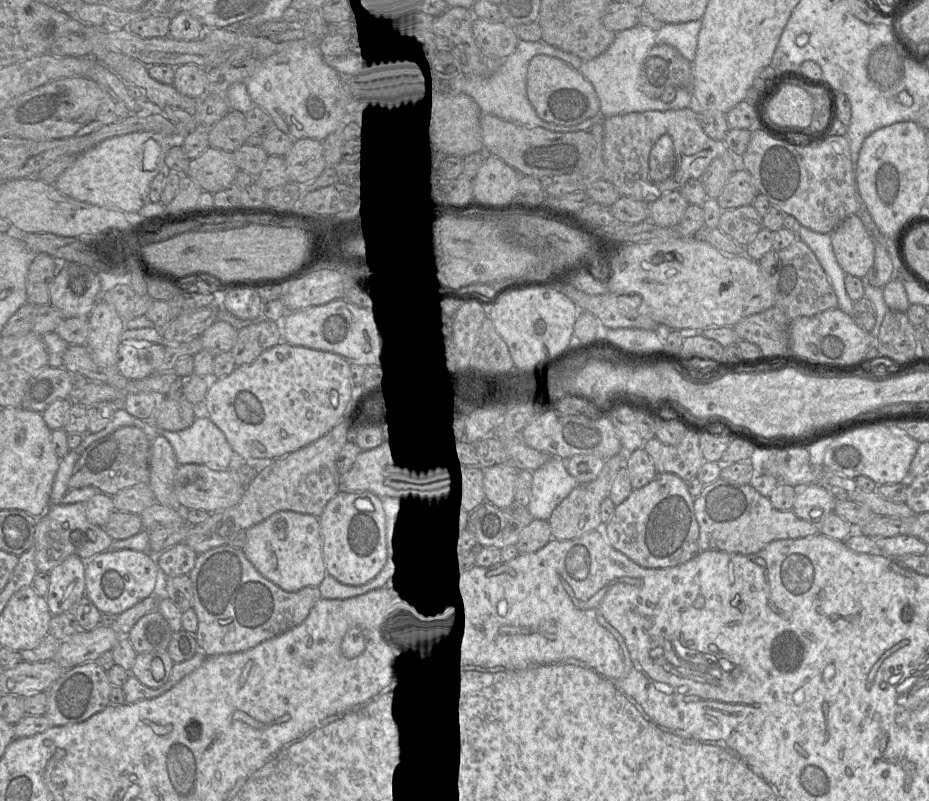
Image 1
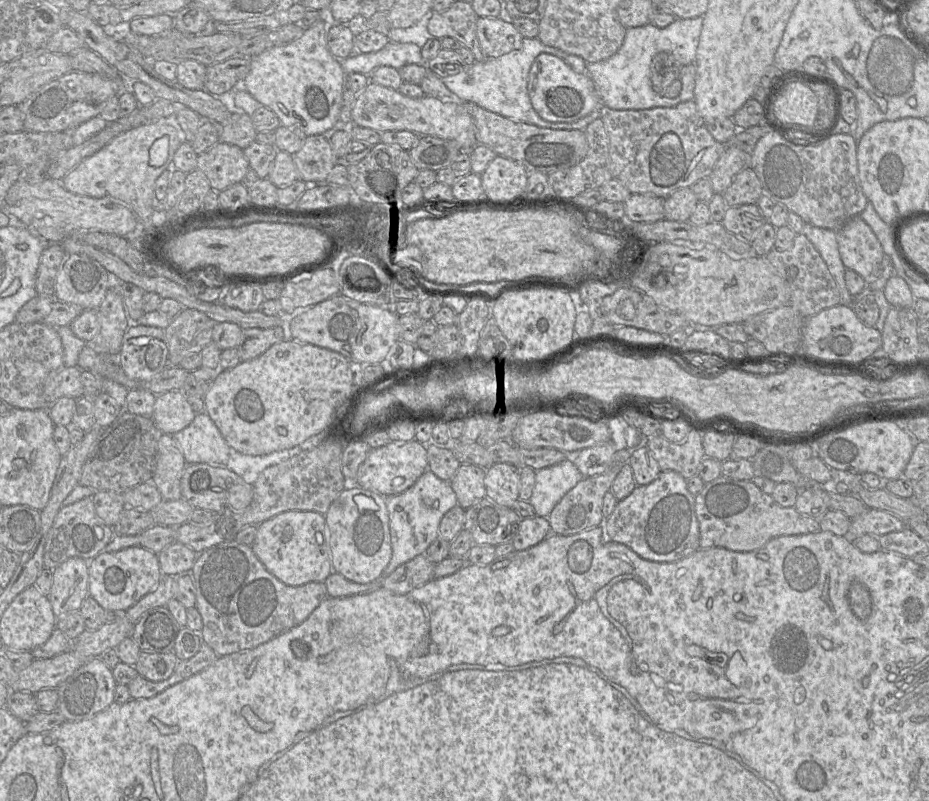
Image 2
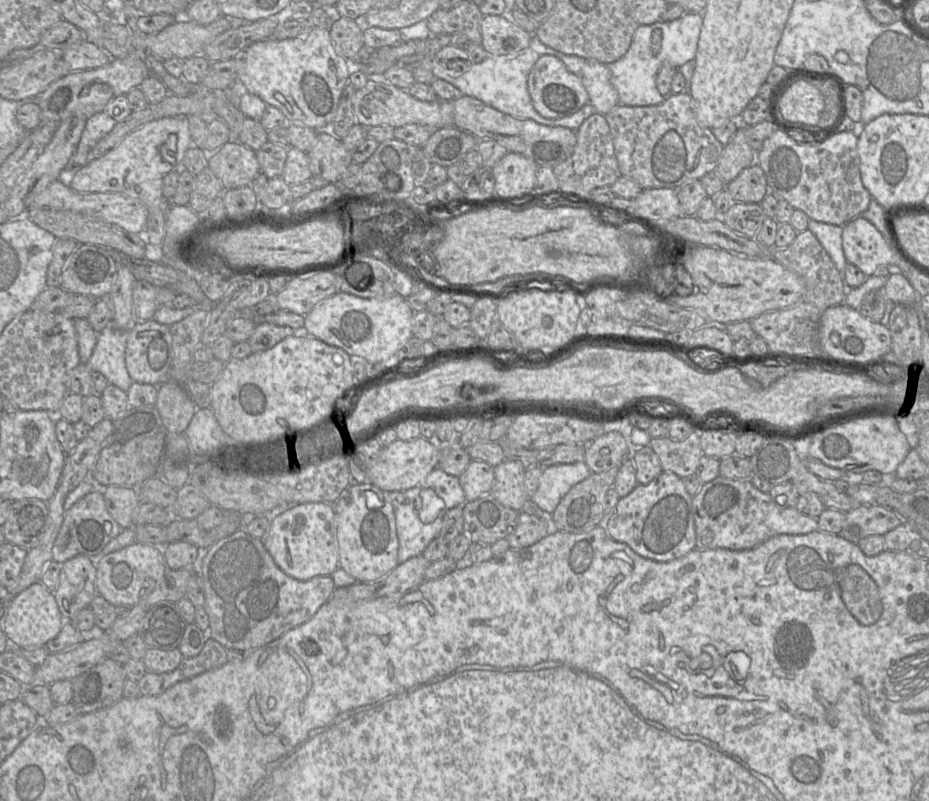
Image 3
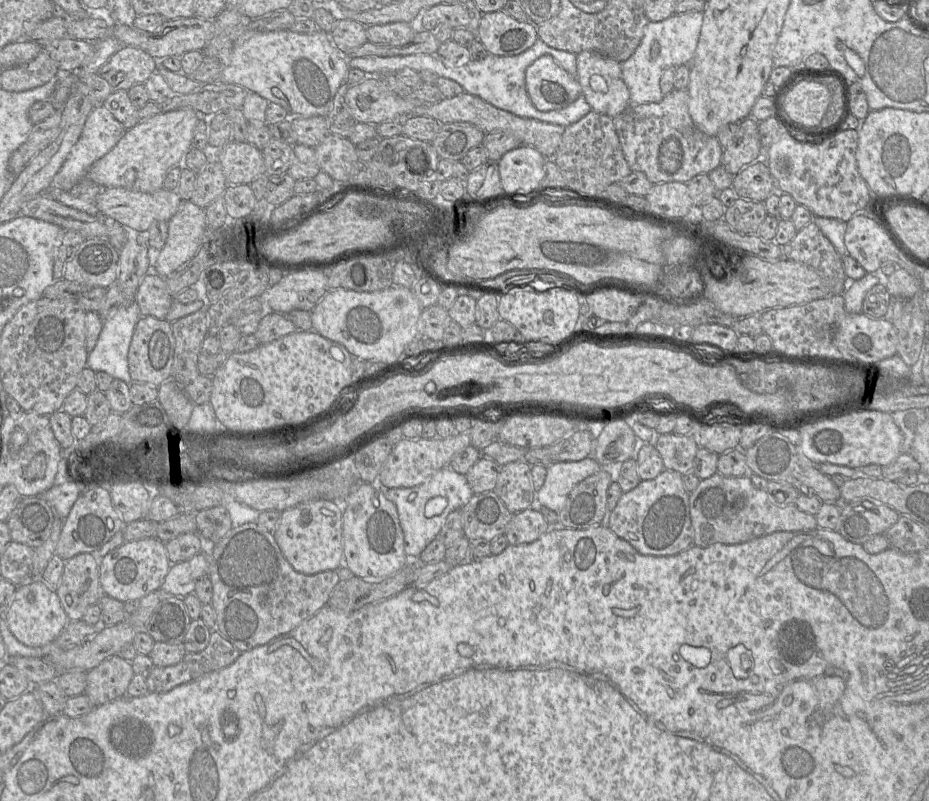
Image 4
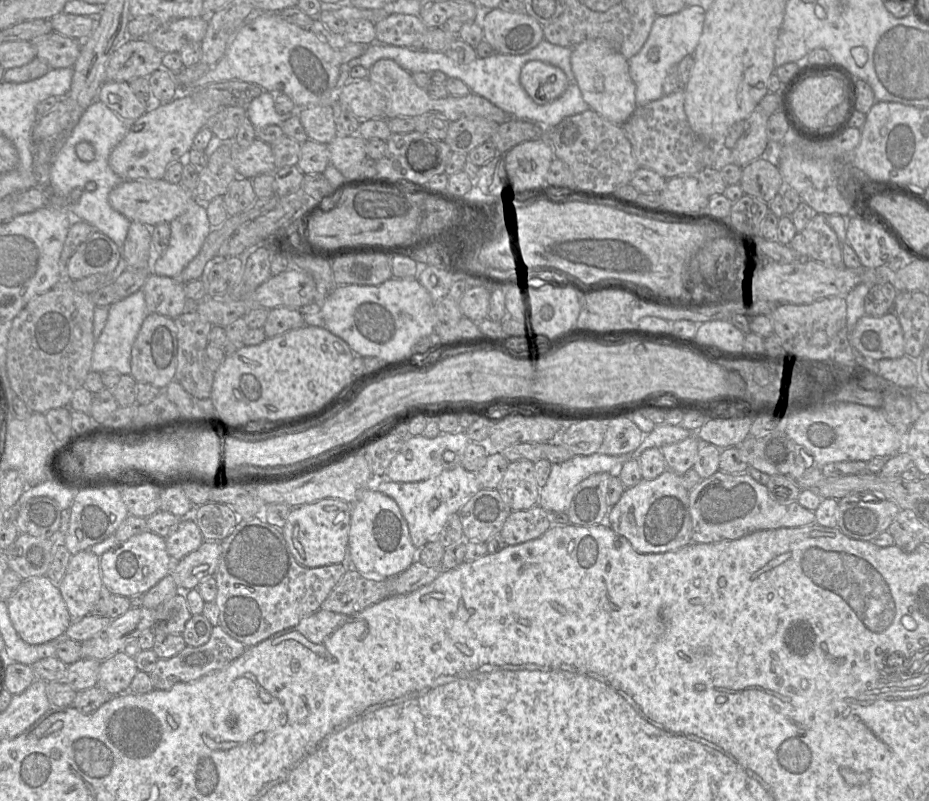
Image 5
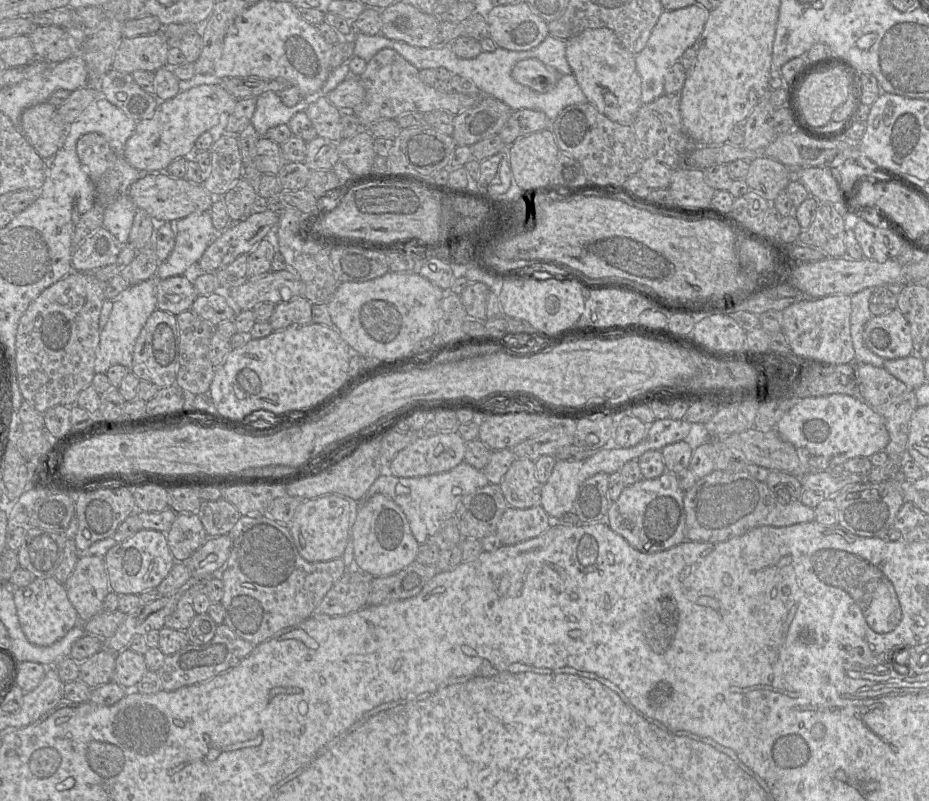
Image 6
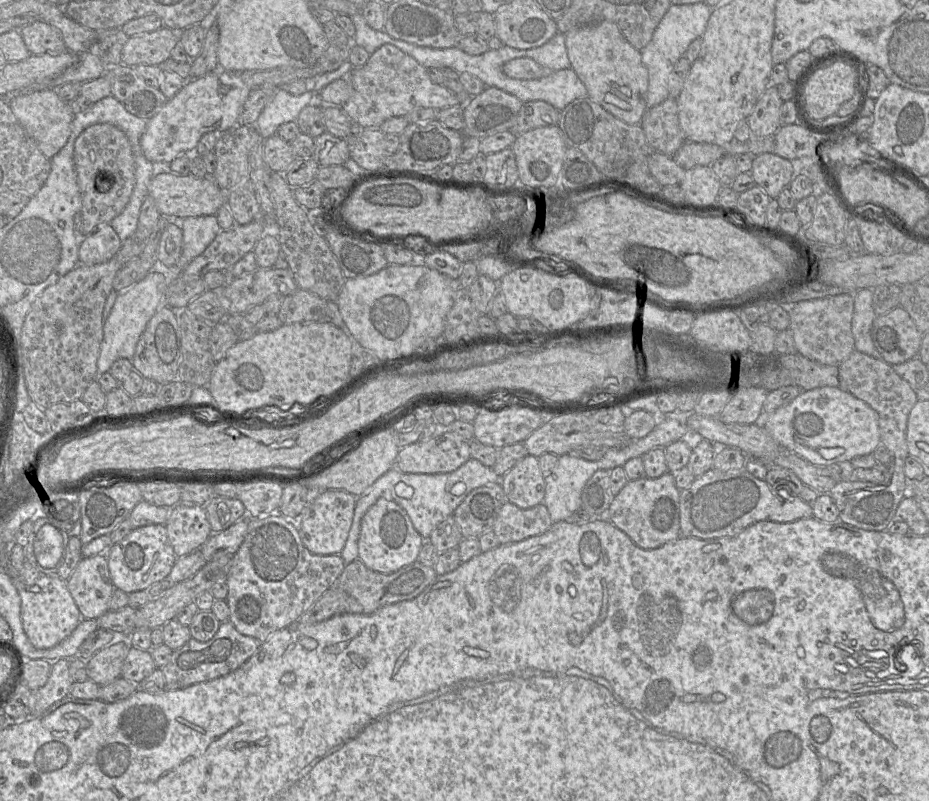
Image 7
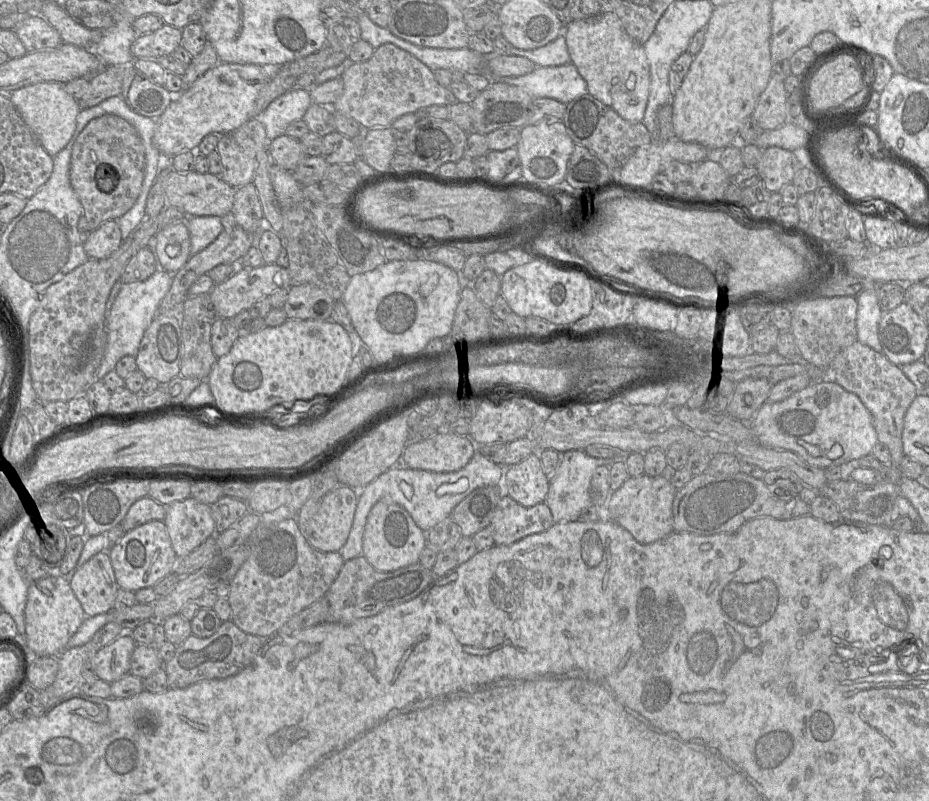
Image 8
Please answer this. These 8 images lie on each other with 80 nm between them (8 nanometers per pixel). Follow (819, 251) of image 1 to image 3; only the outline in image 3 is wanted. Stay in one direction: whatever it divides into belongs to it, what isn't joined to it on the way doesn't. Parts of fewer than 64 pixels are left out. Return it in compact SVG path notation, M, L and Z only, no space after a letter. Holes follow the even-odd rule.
M809 219L808 230L818 239L844 280L847 260L842 247L843 226Z

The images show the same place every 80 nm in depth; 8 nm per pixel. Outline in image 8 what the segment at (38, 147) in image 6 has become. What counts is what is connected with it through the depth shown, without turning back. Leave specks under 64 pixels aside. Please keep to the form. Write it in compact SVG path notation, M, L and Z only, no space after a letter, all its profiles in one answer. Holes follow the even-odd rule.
M41 82L27 85L11 91L9 98L26 126L50 156L56 156L68 144L76 129L77 115L82 109L78 101L65 91L64 84Z

